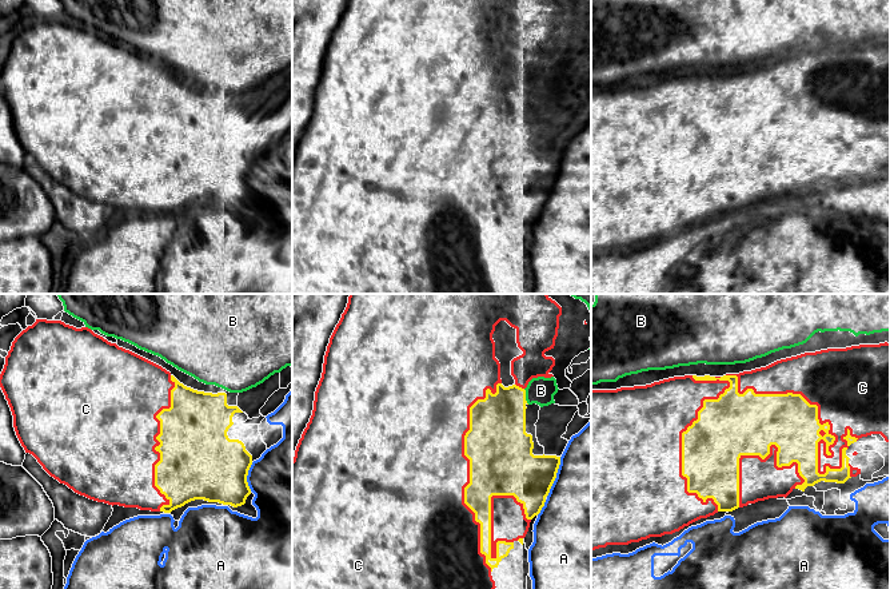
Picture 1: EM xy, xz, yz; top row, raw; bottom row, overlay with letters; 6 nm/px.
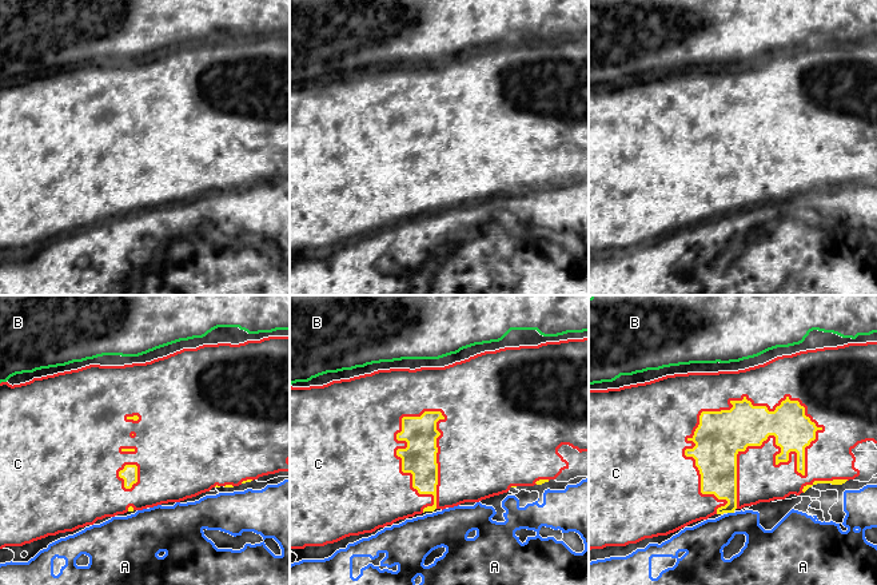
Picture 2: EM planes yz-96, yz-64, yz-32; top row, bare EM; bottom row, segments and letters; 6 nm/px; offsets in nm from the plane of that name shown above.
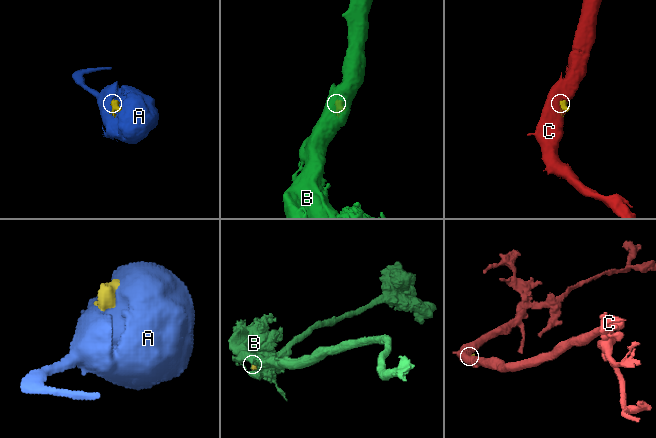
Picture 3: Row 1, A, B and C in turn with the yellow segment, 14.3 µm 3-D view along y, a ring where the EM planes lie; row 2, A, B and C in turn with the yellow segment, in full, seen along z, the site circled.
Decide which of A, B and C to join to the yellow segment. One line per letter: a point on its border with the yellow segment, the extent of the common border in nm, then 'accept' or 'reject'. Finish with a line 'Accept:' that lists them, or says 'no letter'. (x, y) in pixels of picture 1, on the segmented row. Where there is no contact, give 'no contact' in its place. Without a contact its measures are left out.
A: meets yellow in xz at (555, 477); contact 260 nm long; reject
B: meets yellow in xz at (525, 397); contact 100 nm long; reject
C: meets yellow in yz at (814, 405); contact 900 nm long; accept
Accept: C

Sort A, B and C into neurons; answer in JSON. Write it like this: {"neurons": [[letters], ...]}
{"neurons": [["A"], ["B"], ["C"]]}

